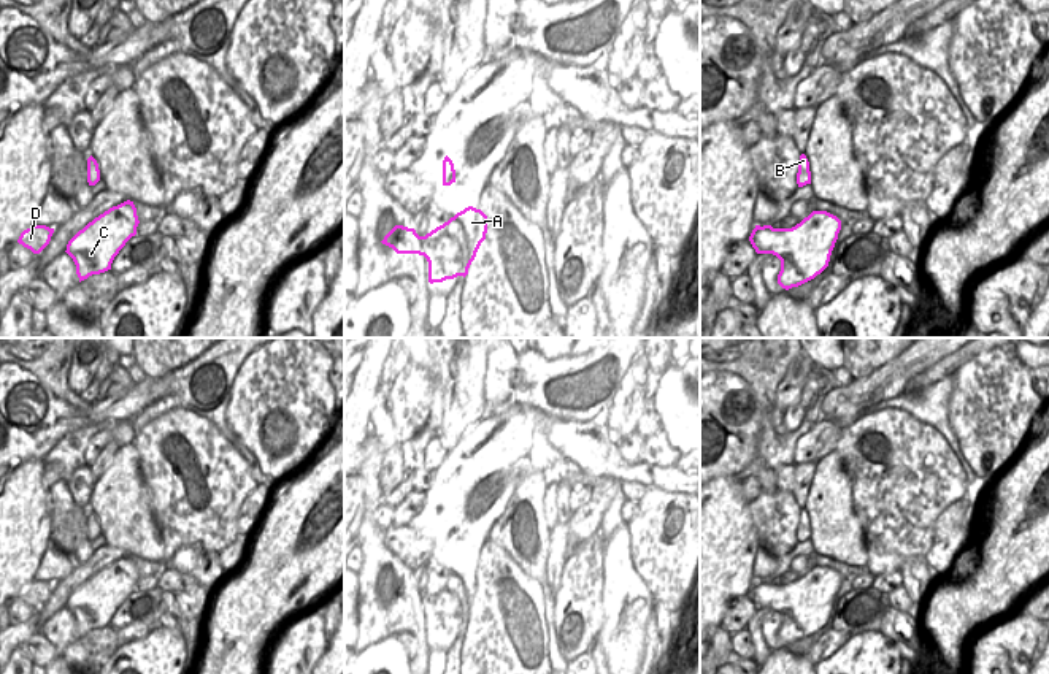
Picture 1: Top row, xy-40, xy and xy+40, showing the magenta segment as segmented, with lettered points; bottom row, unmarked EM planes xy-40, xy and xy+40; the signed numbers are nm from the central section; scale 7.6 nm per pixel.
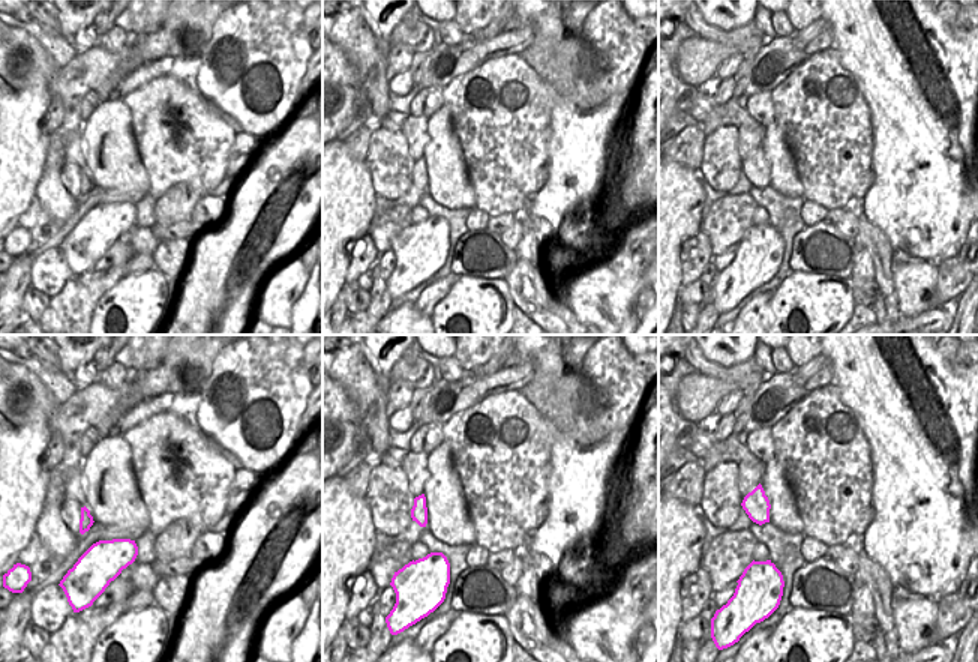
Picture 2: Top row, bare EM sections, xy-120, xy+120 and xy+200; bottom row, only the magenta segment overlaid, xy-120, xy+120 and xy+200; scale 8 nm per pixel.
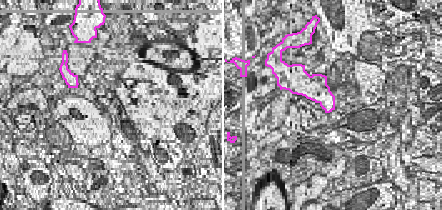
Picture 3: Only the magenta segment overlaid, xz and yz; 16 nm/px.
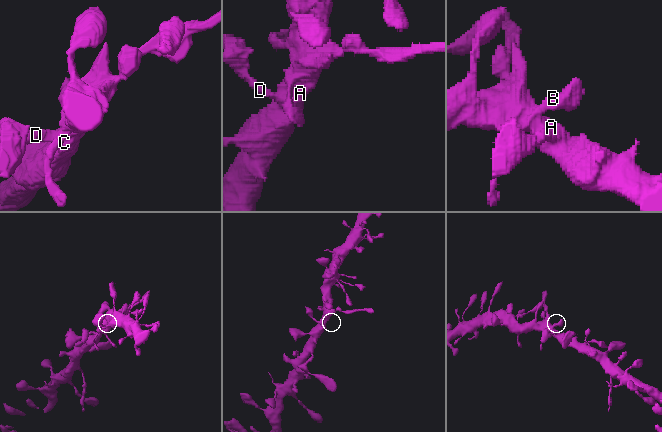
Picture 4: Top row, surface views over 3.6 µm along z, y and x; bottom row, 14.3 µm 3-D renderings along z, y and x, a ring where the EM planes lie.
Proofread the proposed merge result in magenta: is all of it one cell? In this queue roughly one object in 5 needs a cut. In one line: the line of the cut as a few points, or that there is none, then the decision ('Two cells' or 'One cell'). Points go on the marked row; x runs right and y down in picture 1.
No split. One cell.

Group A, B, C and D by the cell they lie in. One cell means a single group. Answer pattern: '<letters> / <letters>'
A B C D

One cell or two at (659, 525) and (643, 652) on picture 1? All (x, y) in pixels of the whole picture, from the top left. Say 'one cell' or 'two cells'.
two cells

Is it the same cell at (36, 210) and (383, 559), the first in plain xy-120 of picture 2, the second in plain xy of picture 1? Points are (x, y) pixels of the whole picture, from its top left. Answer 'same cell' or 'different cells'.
different cells

